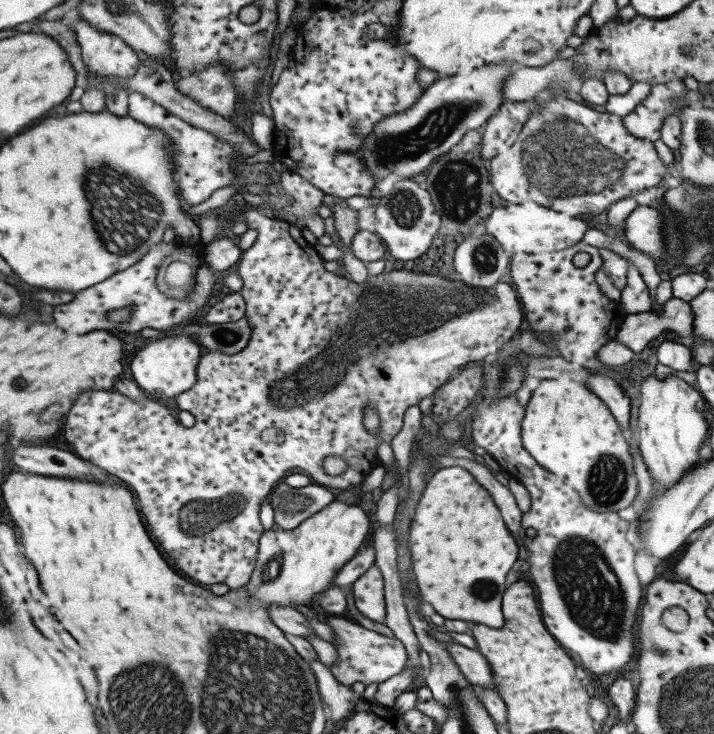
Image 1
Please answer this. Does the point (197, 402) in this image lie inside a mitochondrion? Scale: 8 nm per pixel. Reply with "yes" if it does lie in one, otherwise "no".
no

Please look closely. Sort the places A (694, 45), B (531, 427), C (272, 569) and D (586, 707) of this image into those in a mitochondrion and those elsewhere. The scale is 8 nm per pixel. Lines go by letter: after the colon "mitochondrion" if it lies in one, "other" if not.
A: mitochondrion
B: other
C: mitochondrion
D: other

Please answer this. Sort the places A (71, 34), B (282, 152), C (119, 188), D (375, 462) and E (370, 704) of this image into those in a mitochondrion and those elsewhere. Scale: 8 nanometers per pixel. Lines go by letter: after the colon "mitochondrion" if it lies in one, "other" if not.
A: other
B: other
C: mitochondrion
D: other
E: other

